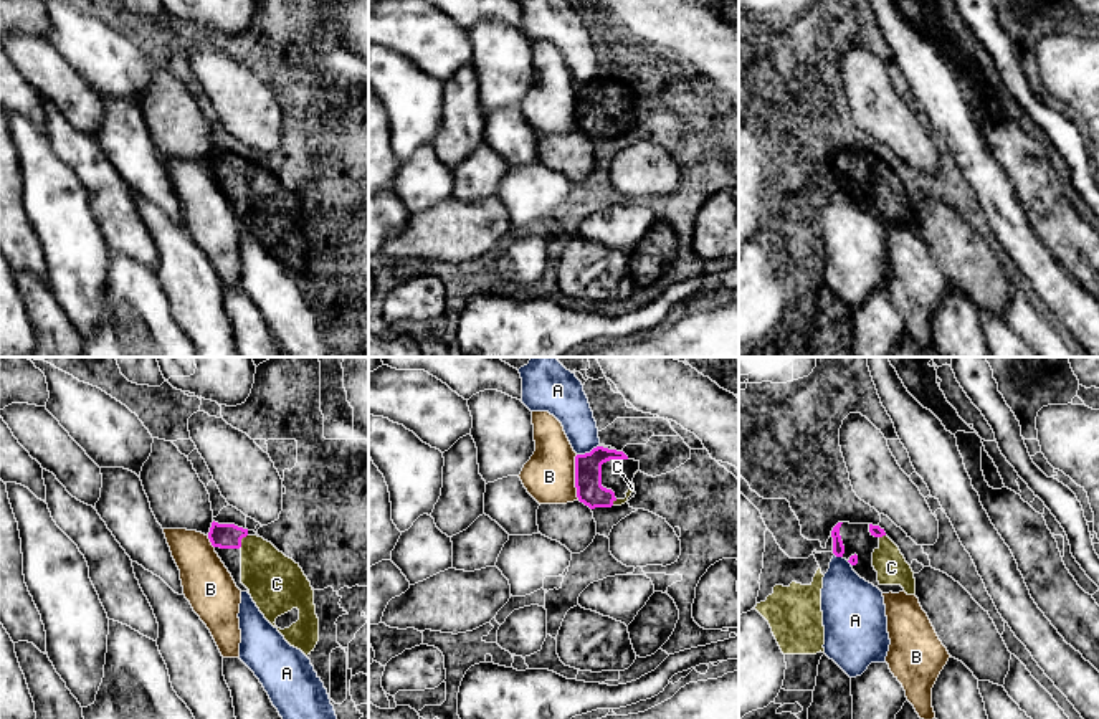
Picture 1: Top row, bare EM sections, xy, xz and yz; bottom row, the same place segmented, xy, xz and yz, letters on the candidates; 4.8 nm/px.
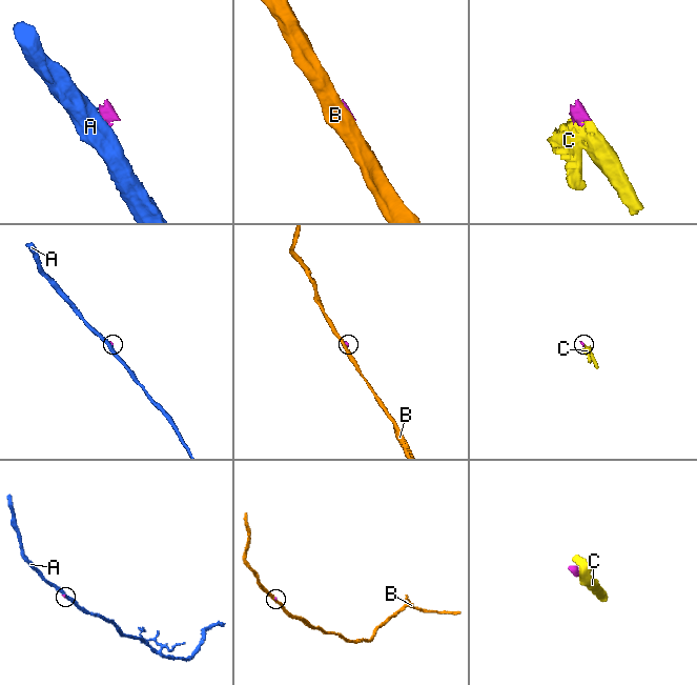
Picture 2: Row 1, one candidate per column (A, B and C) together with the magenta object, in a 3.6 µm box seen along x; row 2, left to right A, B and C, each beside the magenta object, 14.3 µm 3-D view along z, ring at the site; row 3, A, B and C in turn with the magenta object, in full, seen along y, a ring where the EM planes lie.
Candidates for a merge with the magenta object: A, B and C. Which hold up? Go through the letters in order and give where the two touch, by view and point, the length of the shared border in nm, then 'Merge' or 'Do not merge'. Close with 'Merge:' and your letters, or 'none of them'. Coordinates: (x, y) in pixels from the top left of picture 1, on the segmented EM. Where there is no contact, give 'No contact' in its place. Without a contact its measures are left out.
A: Touches magenta at xz (587, 453). Shared border 120 nm. Do not merge
B: Touches magenta at xz (575, 478). Shared border 220 nm. Do not merge
C: Touches magenta at xy (240, 541). Shared border 70 nm. Merge
Merge: C

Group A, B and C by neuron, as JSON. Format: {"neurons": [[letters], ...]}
{"neurons": [["A"], ["B"], ["C"]]}

